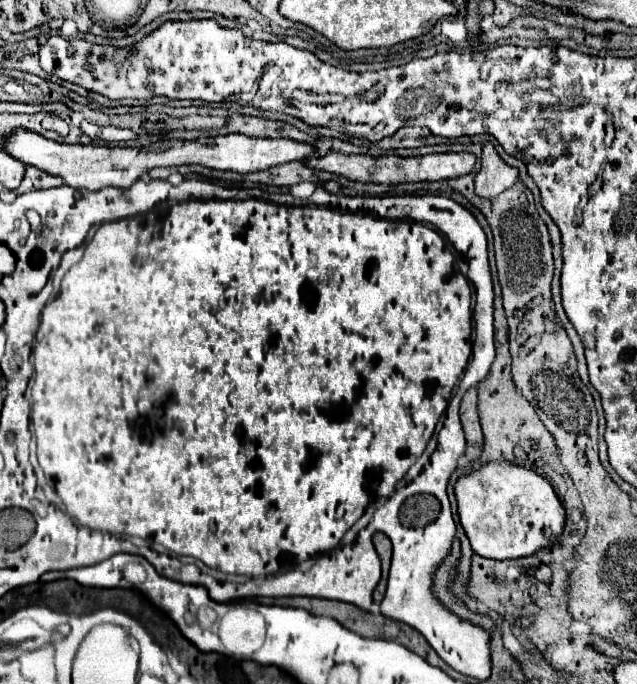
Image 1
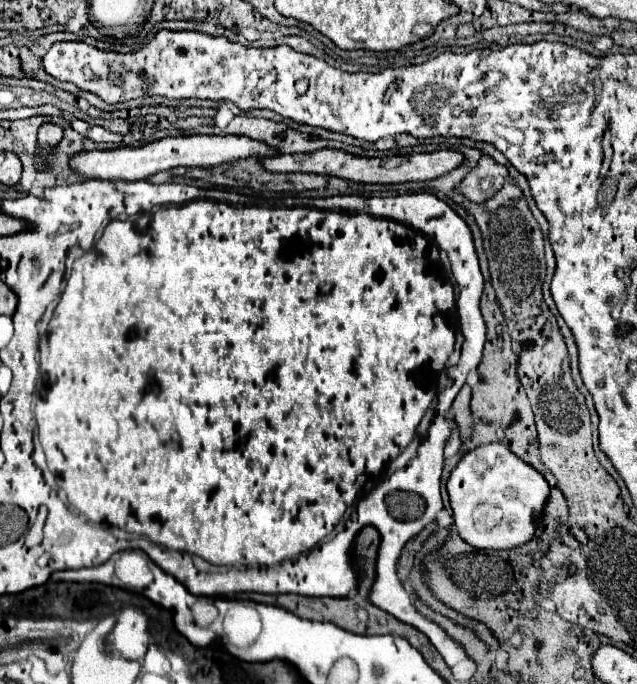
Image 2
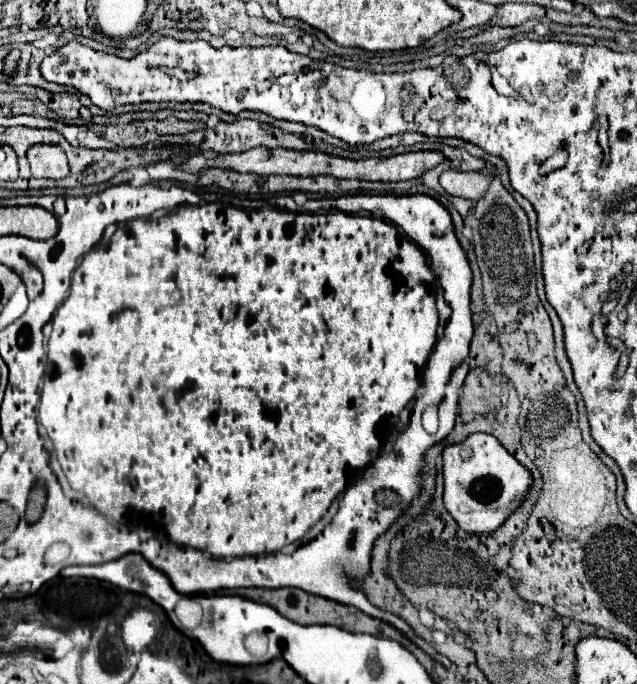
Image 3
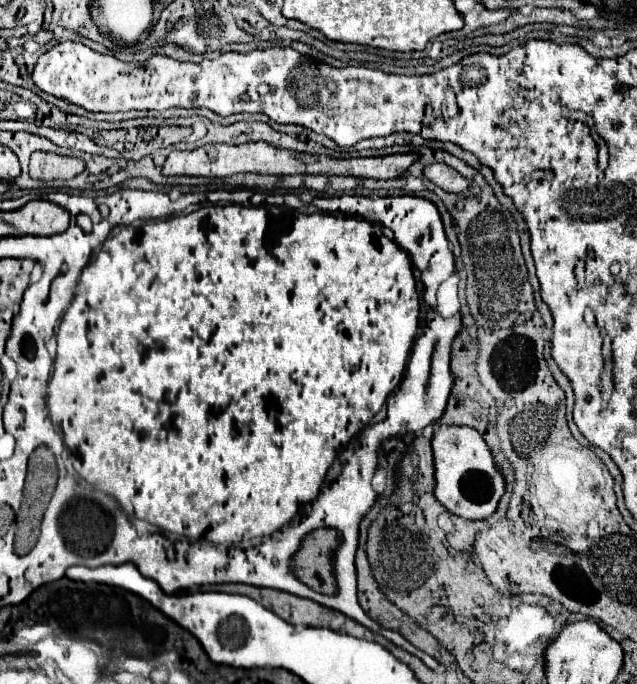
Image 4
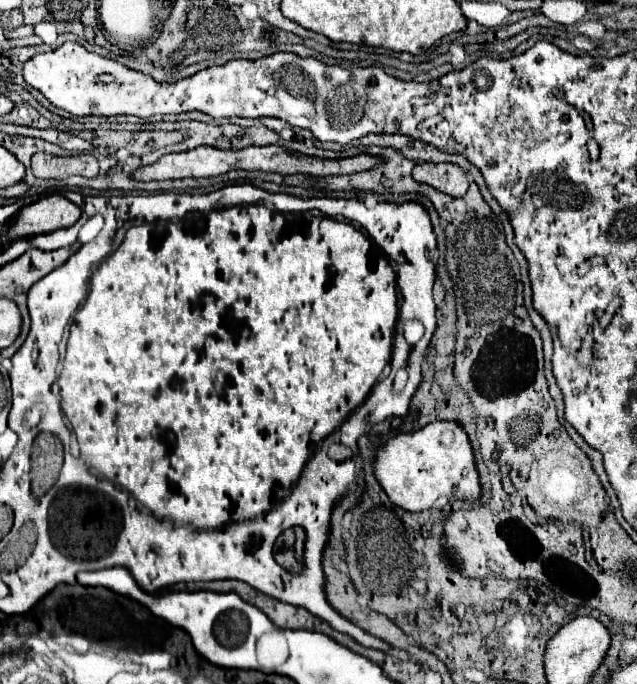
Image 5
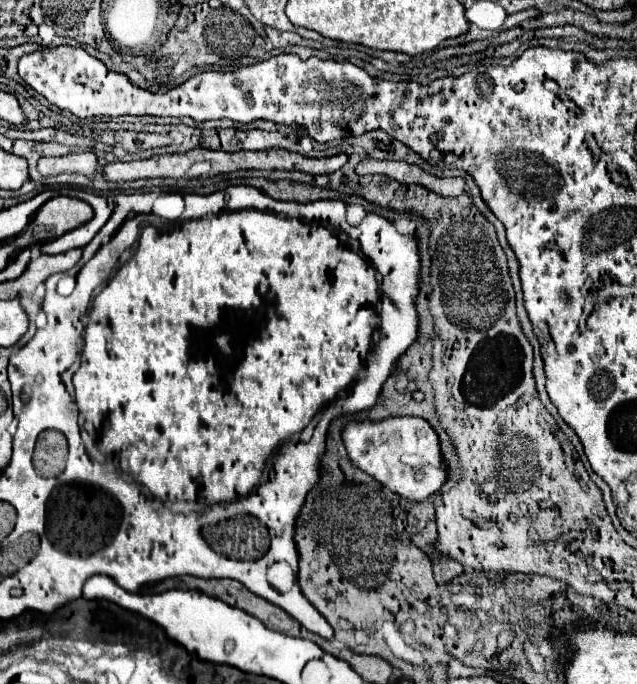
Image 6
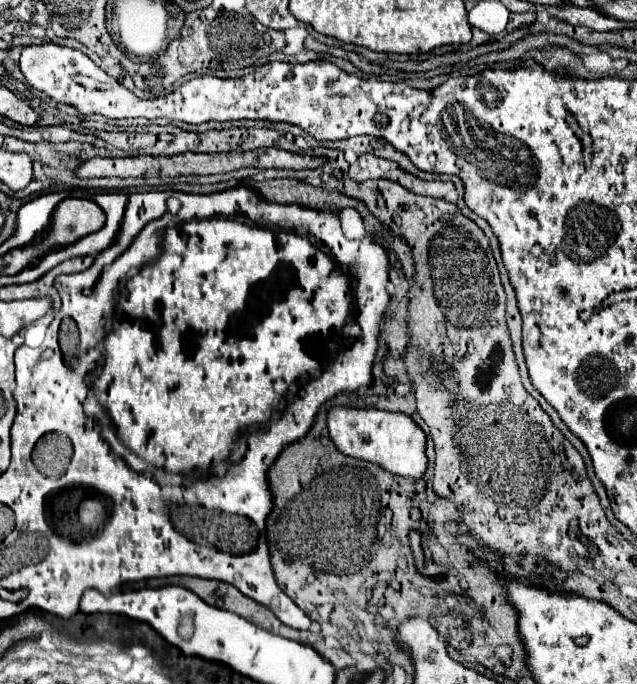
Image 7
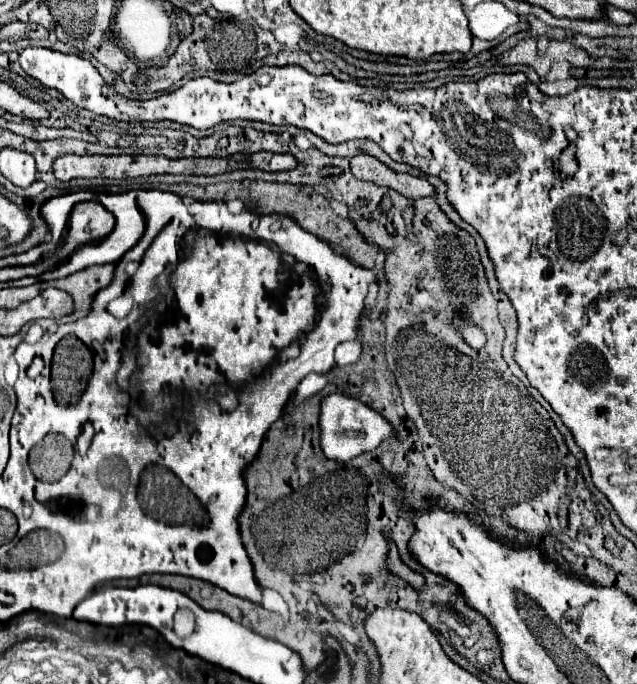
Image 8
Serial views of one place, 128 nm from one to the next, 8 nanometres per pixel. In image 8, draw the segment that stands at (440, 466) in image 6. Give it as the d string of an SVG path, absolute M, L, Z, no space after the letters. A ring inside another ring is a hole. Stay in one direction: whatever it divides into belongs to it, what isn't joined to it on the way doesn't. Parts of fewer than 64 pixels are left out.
M340 392L328 394L320 404L320 448L328 460L348 462L362 452L376 449L383 441L395 435L395 431L376 410L368 408L352 396Z

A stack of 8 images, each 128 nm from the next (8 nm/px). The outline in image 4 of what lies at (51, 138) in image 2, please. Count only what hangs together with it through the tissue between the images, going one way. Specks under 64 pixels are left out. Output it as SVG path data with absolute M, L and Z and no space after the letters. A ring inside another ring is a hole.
M34 152L30 158L30 176L34 180L70 180L84 168L84 160L52 152Z

